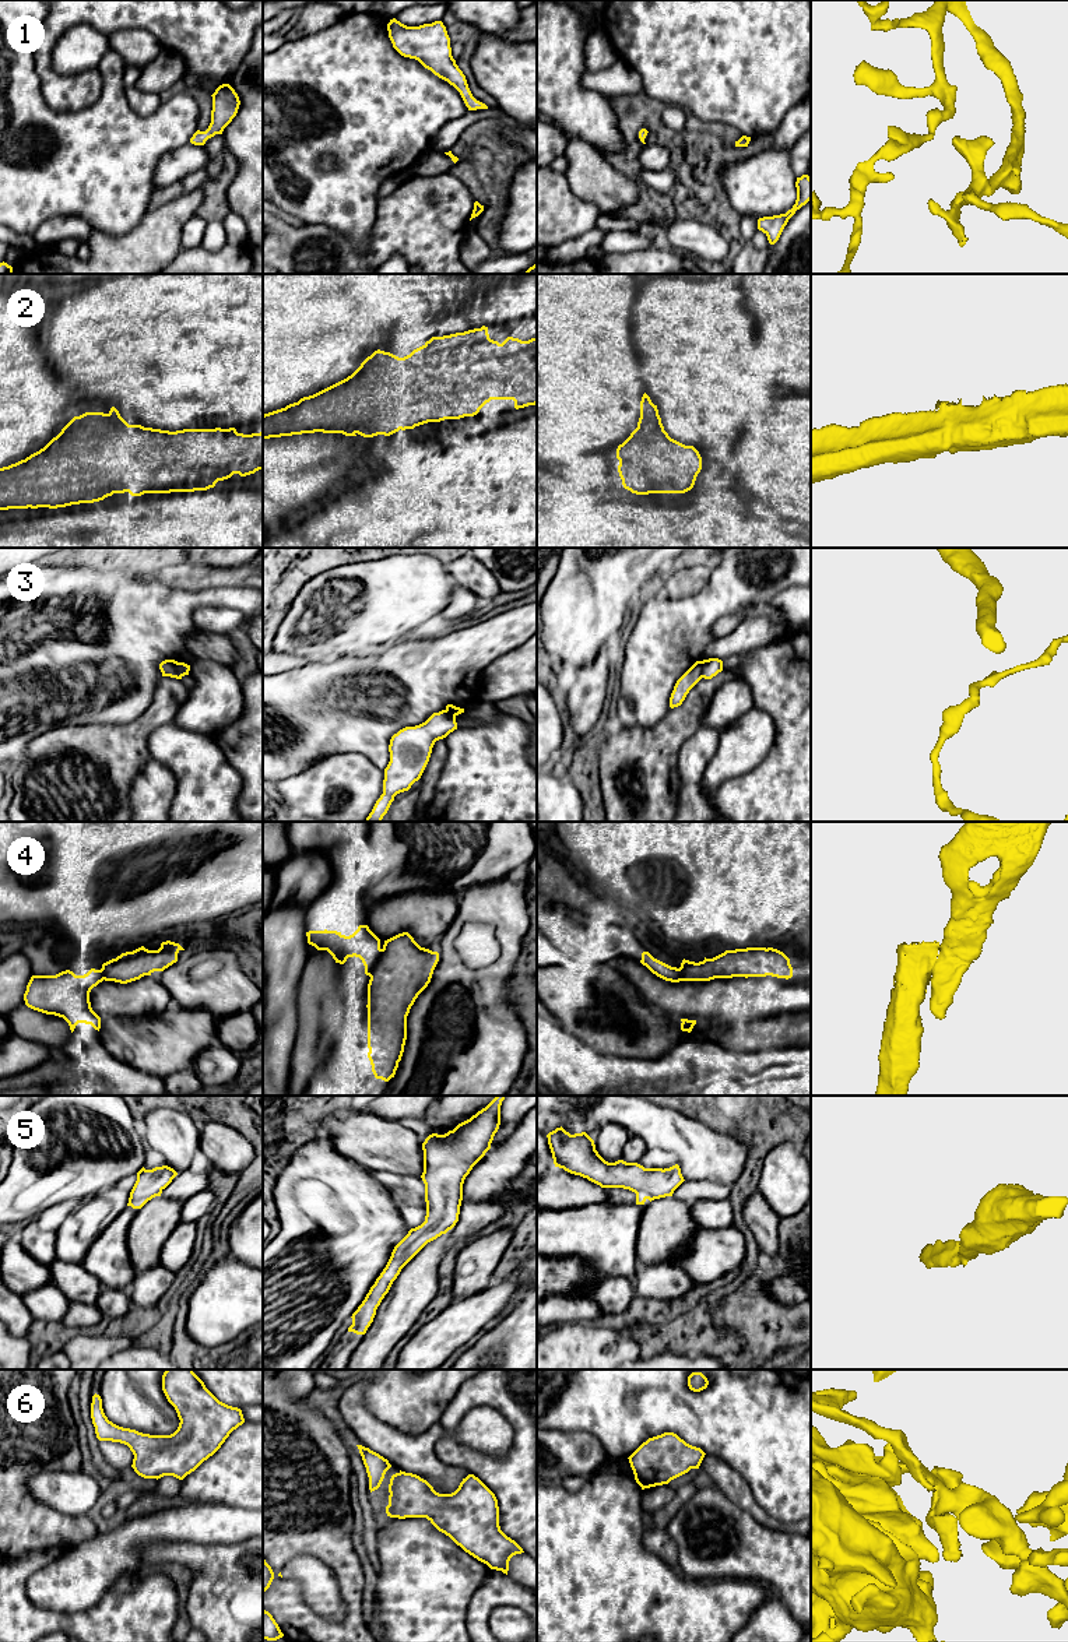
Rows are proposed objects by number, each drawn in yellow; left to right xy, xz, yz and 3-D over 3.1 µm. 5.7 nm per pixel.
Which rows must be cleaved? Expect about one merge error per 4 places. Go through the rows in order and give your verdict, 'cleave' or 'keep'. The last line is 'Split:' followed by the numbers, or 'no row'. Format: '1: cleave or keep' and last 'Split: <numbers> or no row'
1: keep
2: keep
3: cleave
4: cleave
5: keep
6: keep
Split: 3, 4

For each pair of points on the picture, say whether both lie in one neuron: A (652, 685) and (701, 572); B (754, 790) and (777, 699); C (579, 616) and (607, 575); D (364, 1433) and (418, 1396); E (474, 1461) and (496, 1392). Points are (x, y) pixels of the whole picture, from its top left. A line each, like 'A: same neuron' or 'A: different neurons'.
A: different neurons
B: same neuron
C: same neuron
D: different neurons
E: same neuron

